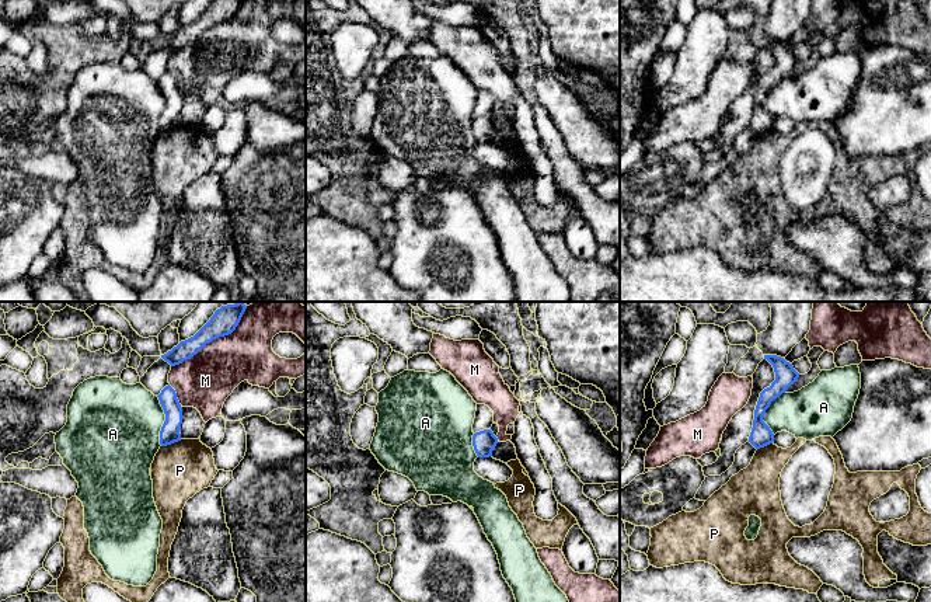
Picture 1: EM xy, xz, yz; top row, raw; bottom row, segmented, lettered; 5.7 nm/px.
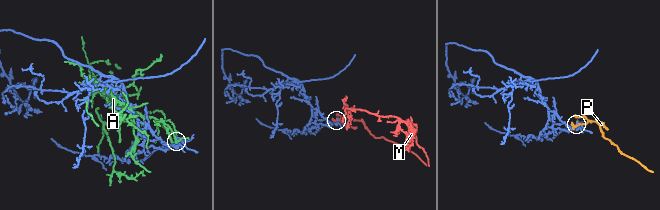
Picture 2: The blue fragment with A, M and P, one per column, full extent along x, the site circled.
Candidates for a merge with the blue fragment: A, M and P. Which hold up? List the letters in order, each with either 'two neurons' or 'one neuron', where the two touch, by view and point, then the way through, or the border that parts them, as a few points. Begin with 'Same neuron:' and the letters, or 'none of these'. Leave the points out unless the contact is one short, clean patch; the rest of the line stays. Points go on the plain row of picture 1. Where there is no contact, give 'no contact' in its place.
Same neuron: none of these
A: two neurons; contact xy (164, 107)
M: two neurons; contact xy (209, 27)
P: two neurons; contact xy (171, 128); border xy (181, 125), (161, 132)

